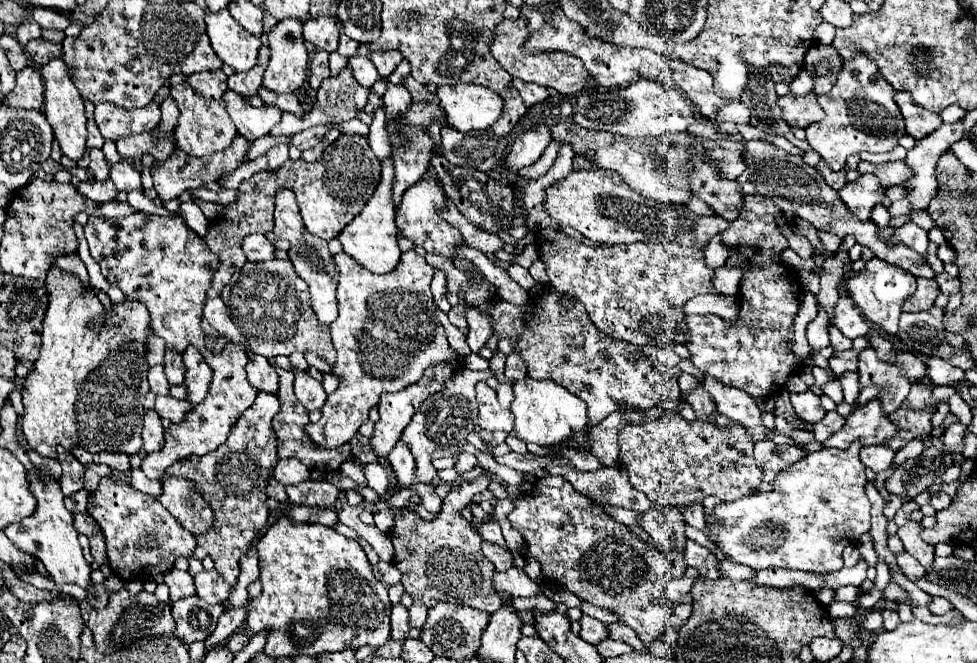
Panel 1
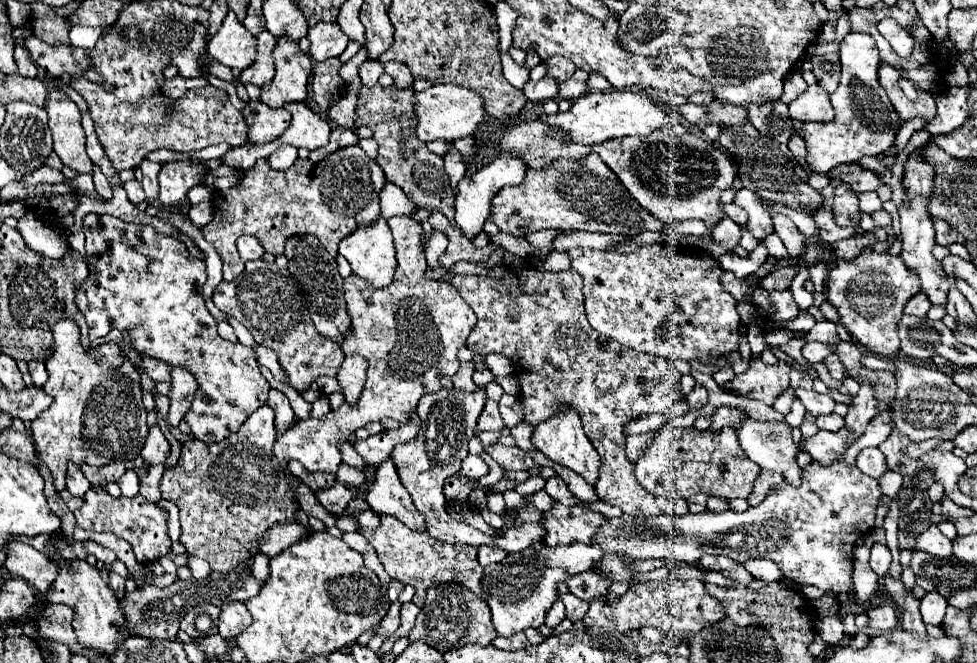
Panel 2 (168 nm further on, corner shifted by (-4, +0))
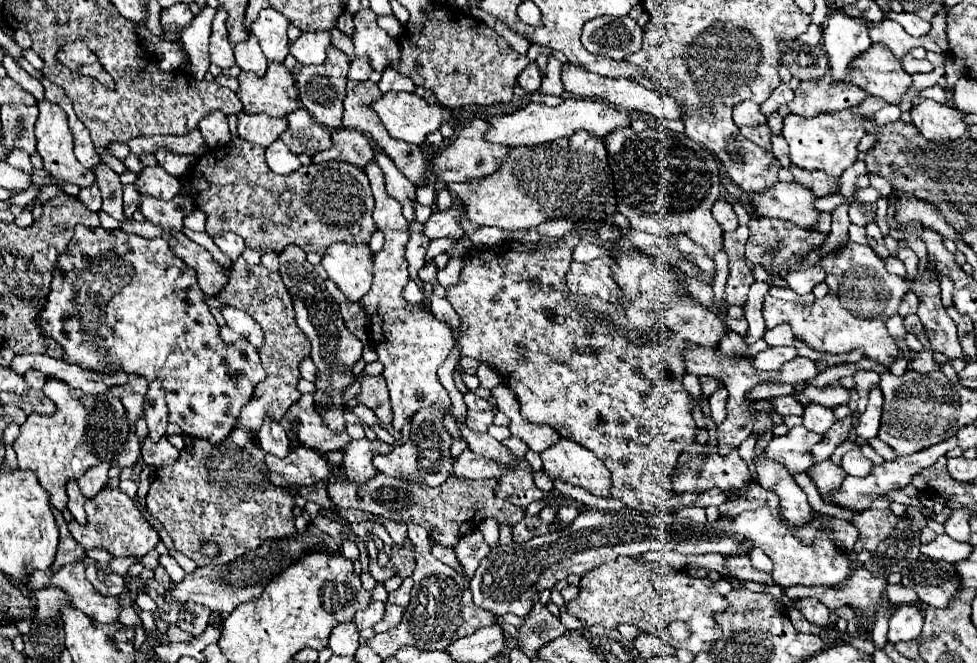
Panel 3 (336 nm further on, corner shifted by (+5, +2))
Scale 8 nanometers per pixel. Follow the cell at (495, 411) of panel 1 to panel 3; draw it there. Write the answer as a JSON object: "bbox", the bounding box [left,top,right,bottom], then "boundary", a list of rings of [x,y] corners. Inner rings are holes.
{"bbox":[466,410,494,432],"boundary":[[[468,410],[468,416],[466,416],[466,424],[474,432],[488,432],[488,426],[492,424],[492,420],[494,420],[494,412],[472,412],[472,410]]]}

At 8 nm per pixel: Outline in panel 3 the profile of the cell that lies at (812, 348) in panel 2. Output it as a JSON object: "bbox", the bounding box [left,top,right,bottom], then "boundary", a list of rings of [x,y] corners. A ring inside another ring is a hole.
{"bbox":[752,346,796,372],"boundary":[[[778,346],[778,348],[768,348],[768,350],[762,350],[758,352],[754,358],[752,358],[752,368],[756,372],[764,372],[764,370],[778,370],[784,362],[792,360],[796,356],[796,348],[794,346]]]}

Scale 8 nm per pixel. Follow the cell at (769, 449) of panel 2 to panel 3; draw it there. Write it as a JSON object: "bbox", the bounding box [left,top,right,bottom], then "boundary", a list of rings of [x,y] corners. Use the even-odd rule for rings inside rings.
{"bbox":[754,456,812,526],"boundary":[[[758,456],[754,460],[758,470],[758,484],[766,490],[772,490],[780,498],[780,516],[796,526],[808,524],[812,520],[812,508],[806,500],[804,490],[794,482],[794,478],[782,468],[782,464],[774,464],[774,460],[766,460],[766,456]]]}

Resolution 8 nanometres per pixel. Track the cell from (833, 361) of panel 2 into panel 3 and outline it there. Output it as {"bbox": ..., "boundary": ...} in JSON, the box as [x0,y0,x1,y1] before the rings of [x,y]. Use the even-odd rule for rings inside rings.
{"bbox":[772,356,818,384],"boundary":[[[796,356],[794,360],[782,364],[780,372],[778,372],[778,378],[772,380],[776,384],[796,384],[796,382],[802,382],[802,380],[810,380],[818,374],[818,368],[816,368],[816,362],[808,360],[808,358],[800,358]]]}

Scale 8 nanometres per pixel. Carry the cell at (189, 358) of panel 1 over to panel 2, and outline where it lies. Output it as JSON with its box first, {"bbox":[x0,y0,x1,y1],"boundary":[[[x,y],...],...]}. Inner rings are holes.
{"bbox":[169,366,199,426],"boundary":[[[177,366],[171,370],[171,392],[169,392],[169,400],[171,400],[171,408],[169,408],[169,424],[177,426],[185,414],[189,412],[193,398],[199,390],[199,382],[195,378],[195,374],[191,370],[187,370],[185,366]]]}

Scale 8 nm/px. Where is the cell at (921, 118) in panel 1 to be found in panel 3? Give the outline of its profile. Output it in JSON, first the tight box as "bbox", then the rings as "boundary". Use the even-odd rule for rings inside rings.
{"bbox":[846,44,912,104],"boundary":[[[872,44],[872,48],[850,62],[846,82],[866,88],[888,104],[898,104],[910,88],[912,76],[904,72],[900,60],[884,44]]]}

